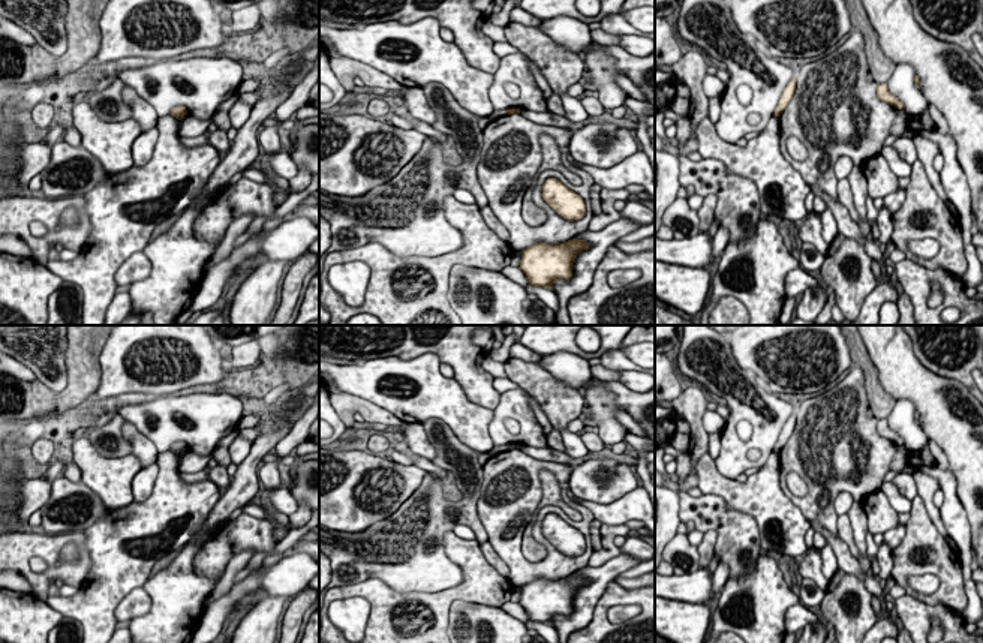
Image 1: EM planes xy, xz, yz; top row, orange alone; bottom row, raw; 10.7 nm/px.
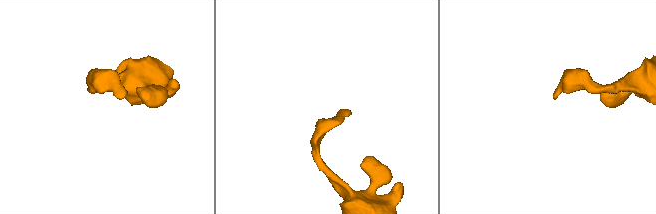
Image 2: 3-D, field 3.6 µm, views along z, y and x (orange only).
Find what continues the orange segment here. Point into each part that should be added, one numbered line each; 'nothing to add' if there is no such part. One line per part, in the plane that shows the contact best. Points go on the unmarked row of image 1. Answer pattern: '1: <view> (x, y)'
nothing to add

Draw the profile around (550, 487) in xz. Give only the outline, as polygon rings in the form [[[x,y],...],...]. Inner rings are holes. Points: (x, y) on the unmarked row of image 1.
[[[541,471],[539,480],[541,480],[541,484],[542,484],[542,499],[539,502],[541,507],[547,507],[547,505],[559,507],[574,522],[580,522],[583,519],[578,511],[575,511],[574,508],[571,508],[569,505],[566,505],[562,501],[560,486],[559,486],[556,477],[551,472]]]

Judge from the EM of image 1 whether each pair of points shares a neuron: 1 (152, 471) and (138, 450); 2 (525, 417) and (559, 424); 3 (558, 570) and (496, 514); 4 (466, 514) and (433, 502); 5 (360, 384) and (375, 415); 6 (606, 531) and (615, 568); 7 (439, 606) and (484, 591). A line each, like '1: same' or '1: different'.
1: different
2: different
3: same
4: same
5: different
6: different
7: same

